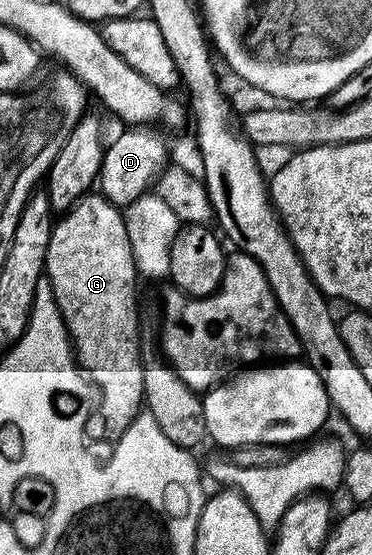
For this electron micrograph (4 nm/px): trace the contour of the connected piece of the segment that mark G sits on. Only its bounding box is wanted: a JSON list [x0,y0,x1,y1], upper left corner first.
[45,193,144,442]

